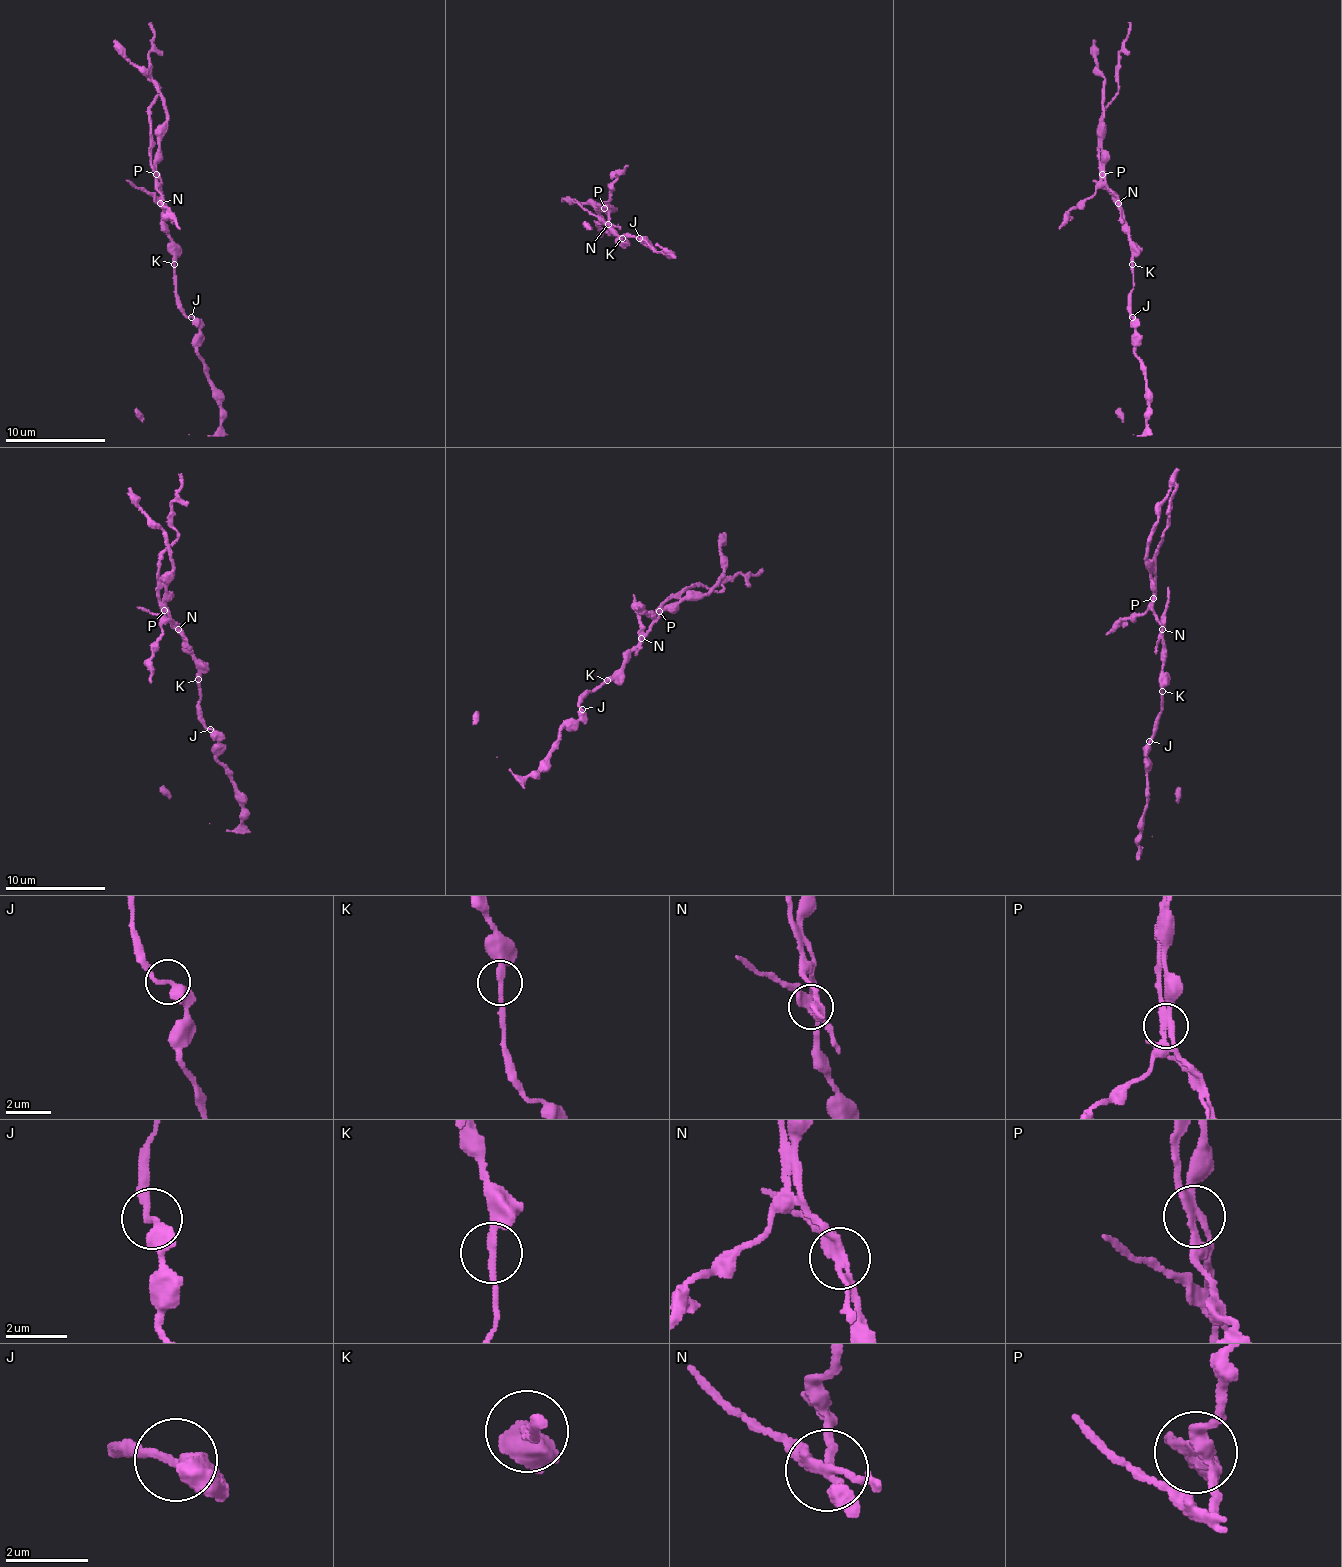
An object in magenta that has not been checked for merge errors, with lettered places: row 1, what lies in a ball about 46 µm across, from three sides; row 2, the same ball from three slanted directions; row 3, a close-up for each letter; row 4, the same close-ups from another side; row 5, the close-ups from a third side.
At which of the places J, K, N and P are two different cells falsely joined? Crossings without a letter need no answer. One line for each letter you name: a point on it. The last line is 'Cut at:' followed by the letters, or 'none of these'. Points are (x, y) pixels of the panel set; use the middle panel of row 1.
N: place (608, 224)
P: place (604, 208)
Cut at: N, P

